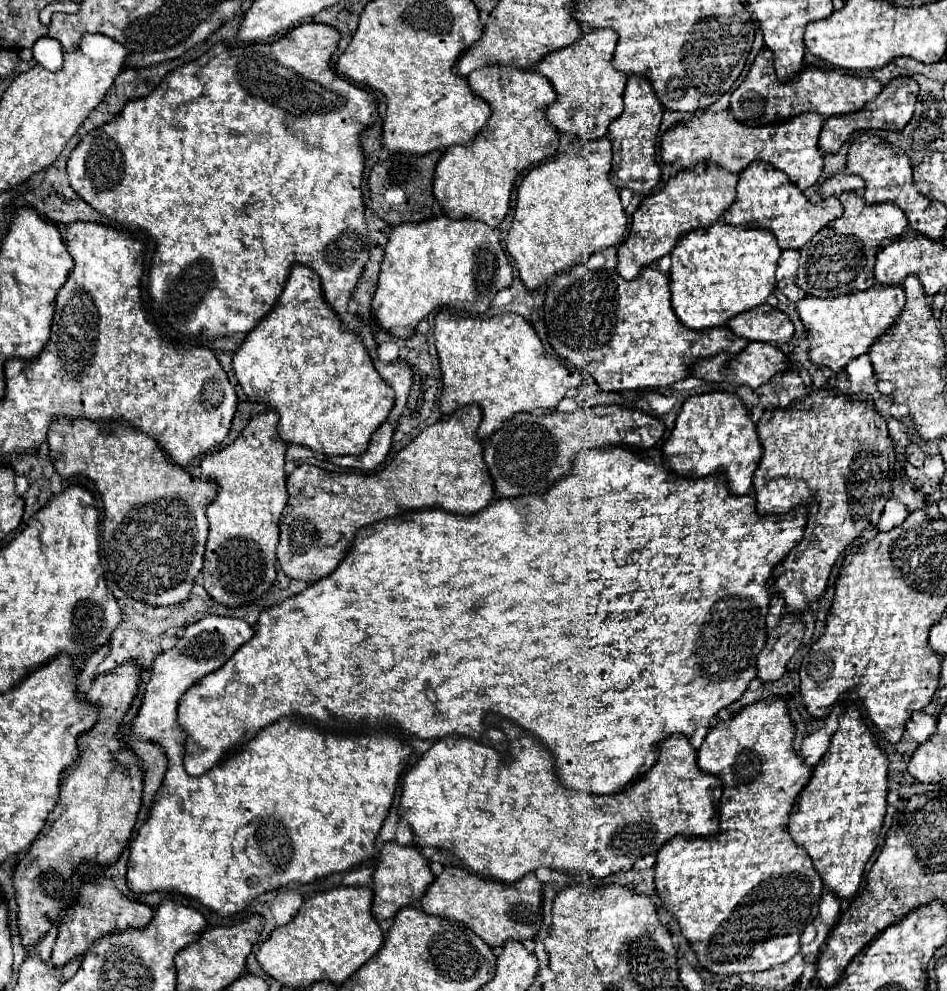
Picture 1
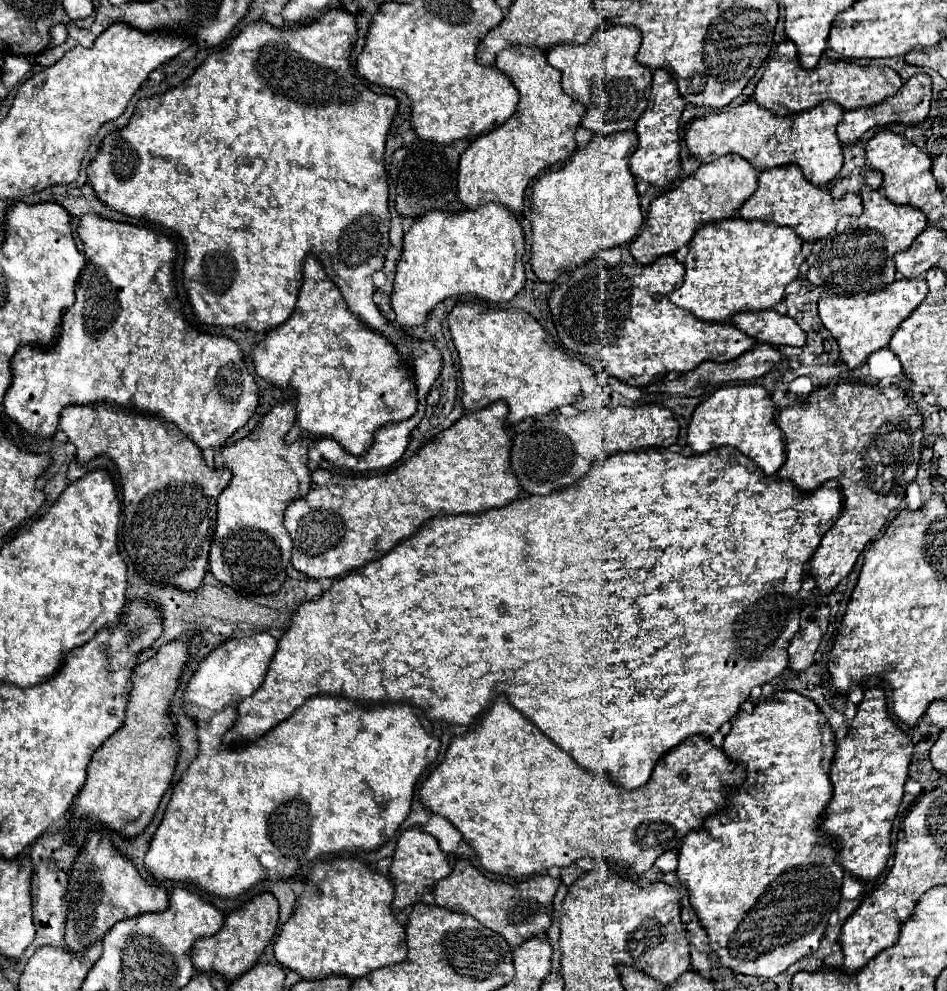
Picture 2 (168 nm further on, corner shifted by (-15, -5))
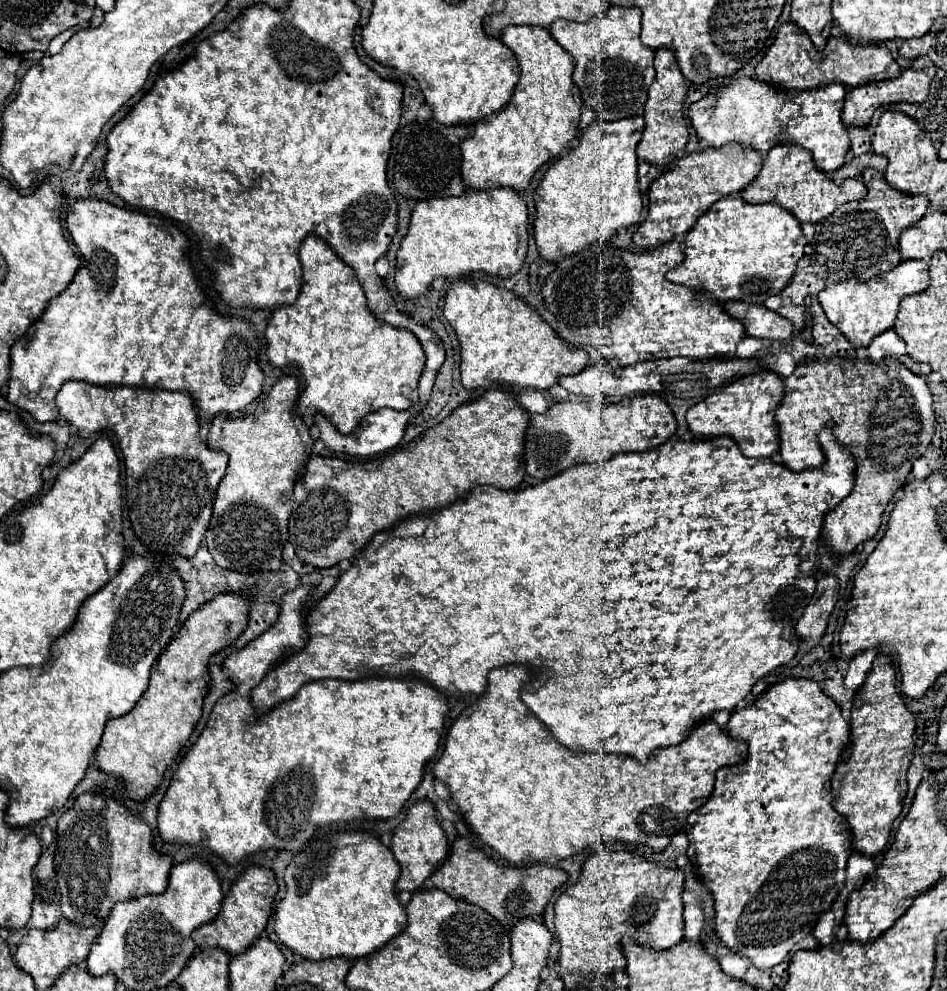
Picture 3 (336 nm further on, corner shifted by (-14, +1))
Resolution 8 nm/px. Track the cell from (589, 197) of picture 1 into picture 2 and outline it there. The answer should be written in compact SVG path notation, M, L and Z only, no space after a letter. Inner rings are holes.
M634 130L594 136L572 160L556 172L542 174L530 194L532 270L540 282L554 282L570 266L590 262L598 252L634 240L642 228L636 180L628 160L638 146Z

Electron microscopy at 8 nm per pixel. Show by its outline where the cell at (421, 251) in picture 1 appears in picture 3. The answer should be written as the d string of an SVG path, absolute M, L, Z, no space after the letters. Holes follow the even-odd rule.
M493 188L493 190L467 190L459 198L431 198L419 200L413 216L409 234L401 242L397 252L397 274L395 284L403 298L417 298L431 288L437 276L459 280L469 272L485 272L499 278L509 278L517 274L523 266L527 254L527 204L523 196L513 188Z

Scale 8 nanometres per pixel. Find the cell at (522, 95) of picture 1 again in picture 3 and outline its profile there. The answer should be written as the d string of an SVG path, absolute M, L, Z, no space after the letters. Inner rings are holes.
M511 26L503 30L501 40L515 52L521 64L521 76L509 104L479 120L475 134L463 140L461 174L473 190L509 186L523 192L539 166L559 156L569 142L577 138L583 100L571 78L575 62L569 52L553 40L547 28Z

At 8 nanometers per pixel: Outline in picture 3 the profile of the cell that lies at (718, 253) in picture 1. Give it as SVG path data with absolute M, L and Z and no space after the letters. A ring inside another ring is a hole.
M727 196L727 198L719 200L719 202L715 202L715 204L695 222L695 226L691 228L691 232L685 236L685 260L683 260L683 264L681 264L679 268L675 268L675 270L671 270L671 272L667 274L667 280L673 282L673 284L685 284L685 286L689 286L689 288L699 286L703 292L713 294L719 302L725 302L725 300L743 300L743 302L751 302L751 304L763 304L769 296L779 294L779 292L785 288L785 284L791 280L791 276L793 276L793 272L795 272L795 268L797 268L799 258L805 254L805 252L803 252L805 244L807 244L807 240L805 240L805 236L803 236L803 232L801 232L801 222L799 222L789 210L785 210L783 206L775 206L775 204L761 204L761 206L757 206L757 204L745 202L741 196Z

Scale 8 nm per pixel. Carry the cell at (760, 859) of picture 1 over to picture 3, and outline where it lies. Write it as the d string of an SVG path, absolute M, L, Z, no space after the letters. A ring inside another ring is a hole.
M785 678L783 682L765 690L761 694L761 698L757 698L751 706L737 708L731 714L731 718L725 726L725 732L729 736L747 740L749 756L743 764L721 768L717 772L715 790L713 790L711 798L707 800L707 804L703 804L699 810L691 812L691 816L687 818L685 832L691 840L689 842L689 846L691 846L689 858L697 866L701 880L705 882L705 886L711 890L711 894L715 898L715 926L717 926L717 936L721 938L721 942L725 946L729 946L733 952L749 958L755 968L767 970L767 968L781 964L787 958L787 954L793 950L793 946L801 938L805 938L807 934L813 932L819 916L825 914L829 910L829 906L833 904L833 900L839 892L839 882L845 880L845 868L847 868L847 858L853 852L853 840L851 840L851 830L849 830L847 820L839 812L835 812L835 808L831 806L831 776L833 776L837 764L841 762L843 750L851 744L851 738L849 738L851 726L841 716L839 704L835 700L831 700L815 680L811 680L811 678Z

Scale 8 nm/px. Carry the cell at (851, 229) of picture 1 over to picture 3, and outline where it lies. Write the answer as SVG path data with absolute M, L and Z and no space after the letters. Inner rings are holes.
M867 168L863 172L867 184L867 196L839 206L831 216L815 224L817 232L809 244L809 256L813 258L813 272L827 284L841 282L847 278L869 280L879 272L887 272L901 262L899 234L903 228L921 220L929 208L925 196L911 196L891 188L881 172Z

